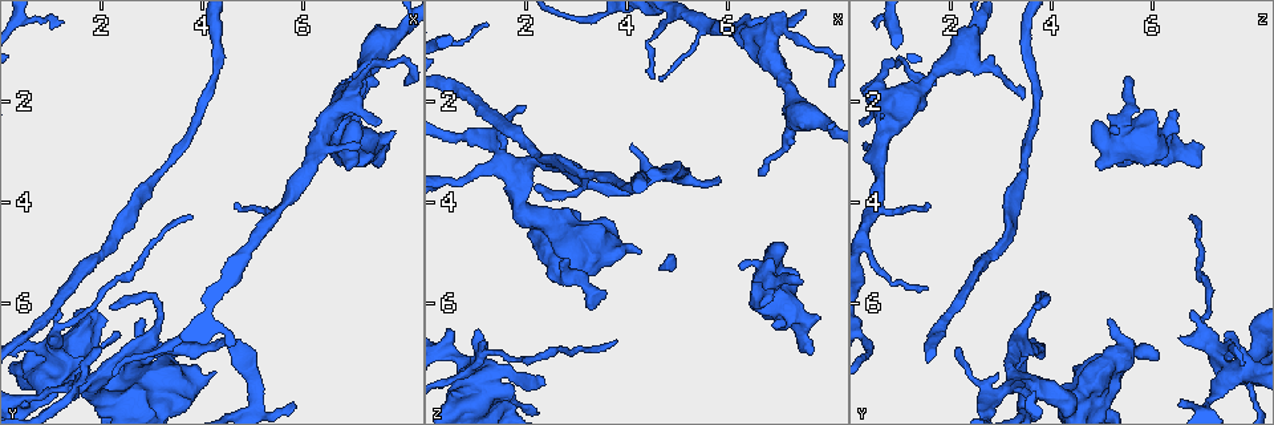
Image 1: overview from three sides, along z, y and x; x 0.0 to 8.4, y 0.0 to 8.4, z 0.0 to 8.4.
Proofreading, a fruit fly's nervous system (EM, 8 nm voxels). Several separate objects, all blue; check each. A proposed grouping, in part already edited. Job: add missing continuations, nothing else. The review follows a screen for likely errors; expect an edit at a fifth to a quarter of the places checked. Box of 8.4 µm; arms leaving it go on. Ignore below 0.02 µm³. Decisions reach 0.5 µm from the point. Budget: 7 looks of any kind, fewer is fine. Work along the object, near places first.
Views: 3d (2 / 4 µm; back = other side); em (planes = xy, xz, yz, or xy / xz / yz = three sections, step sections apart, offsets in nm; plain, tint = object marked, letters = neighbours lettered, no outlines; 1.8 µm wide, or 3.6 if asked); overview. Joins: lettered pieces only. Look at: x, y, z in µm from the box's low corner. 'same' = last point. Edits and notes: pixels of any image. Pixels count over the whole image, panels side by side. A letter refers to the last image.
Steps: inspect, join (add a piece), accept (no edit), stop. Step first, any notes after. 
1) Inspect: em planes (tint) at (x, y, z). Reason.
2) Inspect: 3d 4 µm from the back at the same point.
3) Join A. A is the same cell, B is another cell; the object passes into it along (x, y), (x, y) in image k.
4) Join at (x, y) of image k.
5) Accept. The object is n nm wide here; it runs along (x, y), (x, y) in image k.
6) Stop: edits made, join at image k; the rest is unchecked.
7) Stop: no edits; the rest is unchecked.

Inspect: 3d 2 µm at (3.80, 4.25, 6.75). Branch stops here.

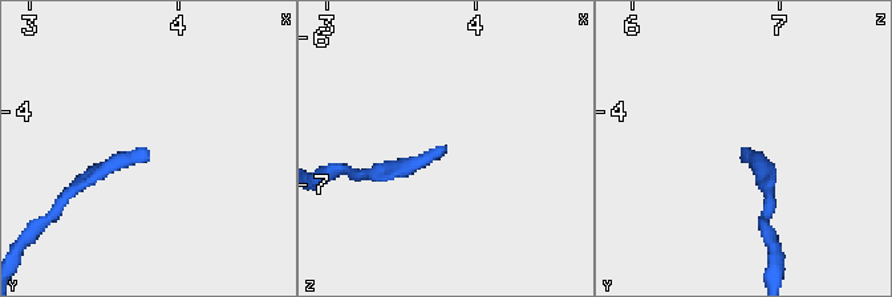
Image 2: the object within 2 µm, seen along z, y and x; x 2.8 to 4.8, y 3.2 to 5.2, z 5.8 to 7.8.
Inspect: em xz step 4 (letters) at (3.82, 4.30, 6.76).

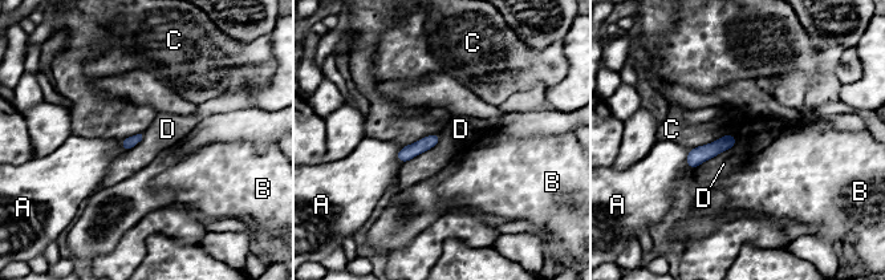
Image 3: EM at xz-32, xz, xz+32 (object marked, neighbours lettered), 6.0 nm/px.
Inspect: em planes (letters) at the same point.

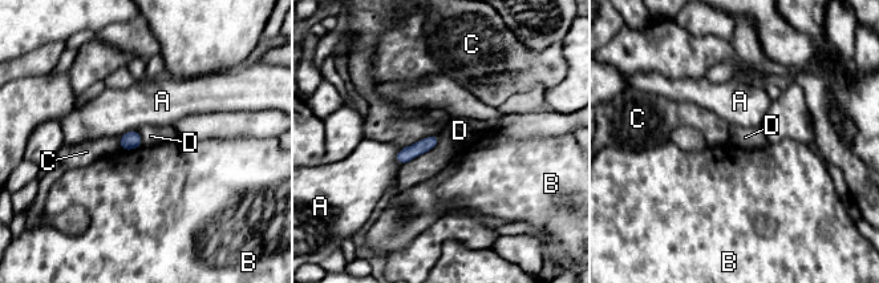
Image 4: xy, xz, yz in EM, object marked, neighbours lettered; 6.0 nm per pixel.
Accept. A, B, C and D are other cells; a border runs along (440, 136), (434, 146), (401, 165) in image 4; no lettered piece goes on from it.

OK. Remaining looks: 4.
Inspect: 3d 2 µm at (4.25, 7.35, 4.95). Free end.

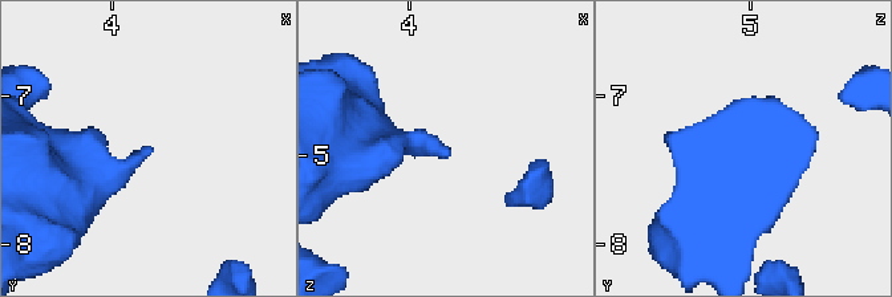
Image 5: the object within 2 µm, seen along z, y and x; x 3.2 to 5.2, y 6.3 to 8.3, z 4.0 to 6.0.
Inspect: em xy step 8 (letters) at (4.24, 7.36, 5.00). Need the tissue.

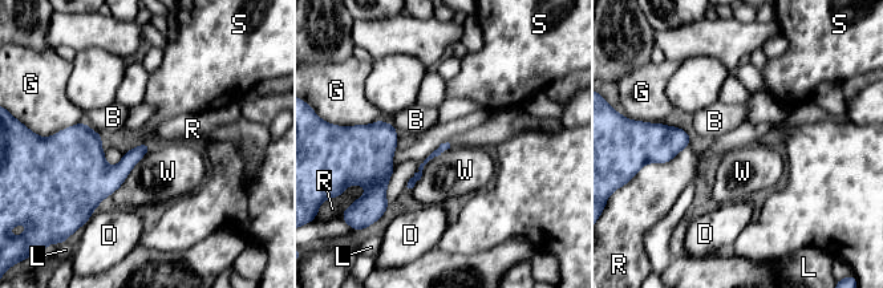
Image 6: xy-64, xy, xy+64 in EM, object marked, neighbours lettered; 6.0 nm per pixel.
Inspect: em planes (letters) at the same point. Another direction.

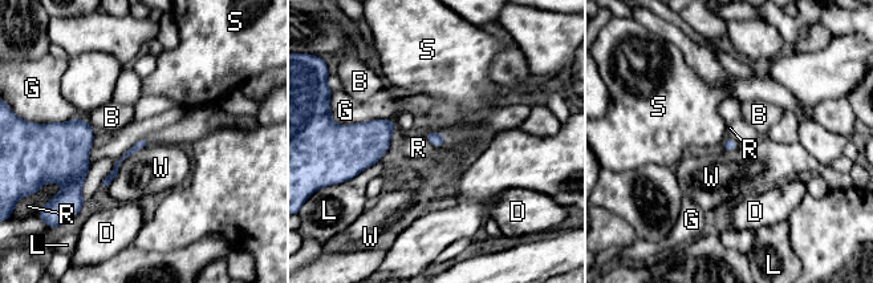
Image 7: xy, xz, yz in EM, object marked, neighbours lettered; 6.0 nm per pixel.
Accept. B, D, G, L, R, S and W are other cells; no lettered piece goes on from it.

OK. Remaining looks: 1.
Stop: no edits; the rest is unchecked.

